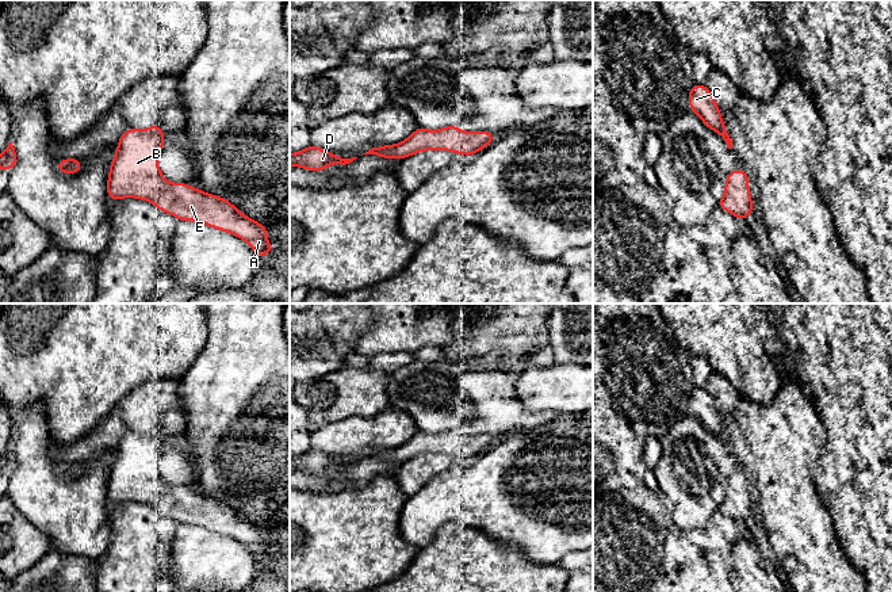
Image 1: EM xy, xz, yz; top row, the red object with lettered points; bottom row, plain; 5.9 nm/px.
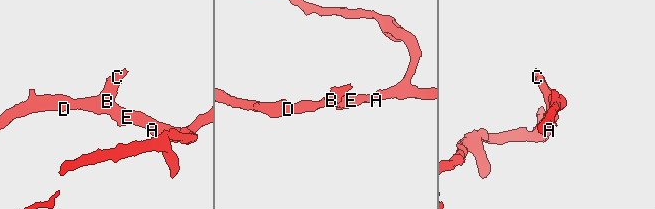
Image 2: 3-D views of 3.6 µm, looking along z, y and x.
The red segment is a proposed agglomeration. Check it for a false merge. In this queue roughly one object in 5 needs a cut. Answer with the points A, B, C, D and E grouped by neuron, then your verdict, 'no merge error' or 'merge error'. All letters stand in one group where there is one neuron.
A B C D E; no merge error

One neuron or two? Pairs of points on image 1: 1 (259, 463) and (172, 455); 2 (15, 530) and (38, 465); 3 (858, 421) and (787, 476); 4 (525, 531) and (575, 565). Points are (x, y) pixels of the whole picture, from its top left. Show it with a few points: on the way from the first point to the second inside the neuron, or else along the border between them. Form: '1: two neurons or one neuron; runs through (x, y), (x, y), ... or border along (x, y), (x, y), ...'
1: two neurons; border along (190, 451), (195, 462), (196, 488)
2: two neurons; border along (14, 504), (43, 534)
3: two neurons; border along (819, 420), (820, 450), (812, 459)
4: two neurons; border along (578, 550), (569, 552), (556, 562)

